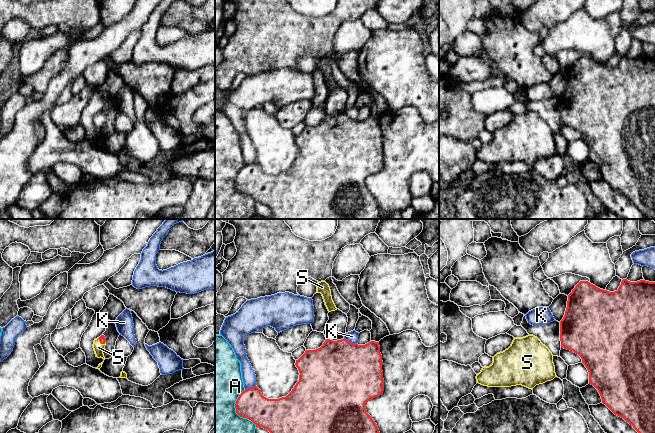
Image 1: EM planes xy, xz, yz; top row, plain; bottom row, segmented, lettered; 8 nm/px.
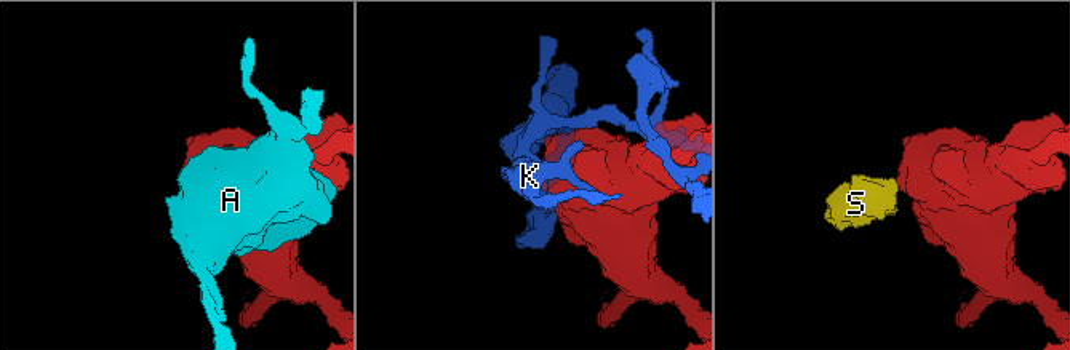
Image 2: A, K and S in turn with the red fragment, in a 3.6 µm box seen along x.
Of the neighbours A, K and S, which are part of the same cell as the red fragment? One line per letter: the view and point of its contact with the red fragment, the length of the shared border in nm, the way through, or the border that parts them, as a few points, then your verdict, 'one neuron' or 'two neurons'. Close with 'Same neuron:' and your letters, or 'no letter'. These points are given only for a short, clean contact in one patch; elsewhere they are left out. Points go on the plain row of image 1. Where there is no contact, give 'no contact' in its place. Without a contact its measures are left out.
A: xz (236, 187) | 320 nm | two neurons
K: xz (350, 118) | 120 nm | two neurons
S: xy (101, 119) | 80 nm | across xy (102, 115), (101, 119), (98, 123) | one neuron
Same neuron: S

